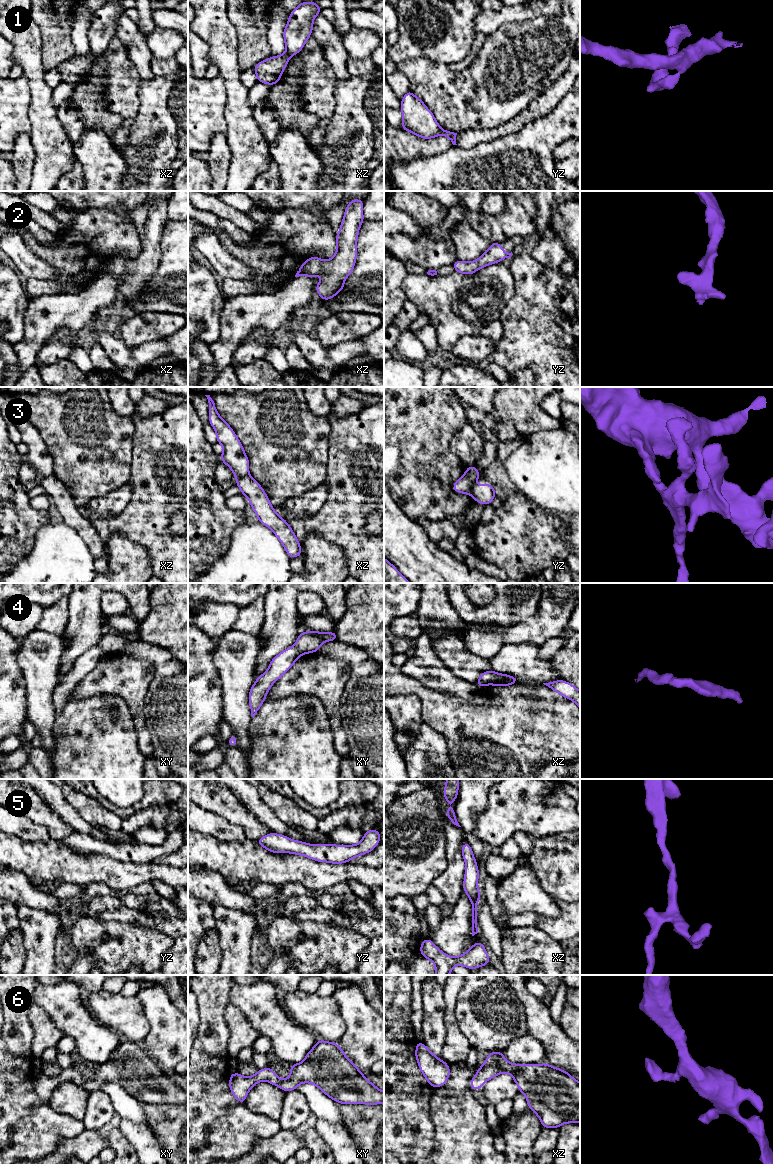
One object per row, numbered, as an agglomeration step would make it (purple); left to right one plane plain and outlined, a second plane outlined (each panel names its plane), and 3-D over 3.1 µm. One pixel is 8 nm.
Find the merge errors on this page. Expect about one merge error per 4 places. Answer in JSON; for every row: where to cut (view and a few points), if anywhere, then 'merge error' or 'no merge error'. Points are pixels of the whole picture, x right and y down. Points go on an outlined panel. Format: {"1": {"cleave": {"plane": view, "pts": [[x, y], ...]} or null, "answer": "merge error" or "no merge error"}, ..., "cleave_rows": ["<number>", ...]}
{"1": {"cleave": {"plane": "xz", "pts": [[286, 51], [291, 55]]}, "answer": "merge error"}, "2": {"cleave": null, "answer": "no merge error"}, "3": {"cleave": {"plane": "xz", "pts": [[248, 473], [236, 478]]}, "answer": "merge error"}, "4": {"cleave": null, "answer": "no merge error"}, "5": {"cleave": null, "answer": "no merge error"}, "6": {"cleave": null, "answer": "no merge error"}, "cleave_rows": ["1", "3"]}

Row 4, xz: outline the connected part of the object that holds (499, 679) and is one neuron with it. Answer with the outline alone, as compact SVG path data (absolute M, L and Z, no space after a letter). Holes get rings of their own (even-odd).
M492 669L484 671L476 681L478 687L485 685L511 686L519 682L519 678L507 674L495 673Z

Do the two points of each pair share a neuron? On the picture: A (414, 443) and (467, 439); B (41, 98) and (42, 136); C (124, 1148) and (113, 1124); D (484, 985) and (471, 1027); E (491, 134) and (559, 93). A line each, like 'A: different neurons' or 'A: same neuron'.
A: different neurons
B: same neuron
C: same neuron
D: same neuron
E: same neuron

